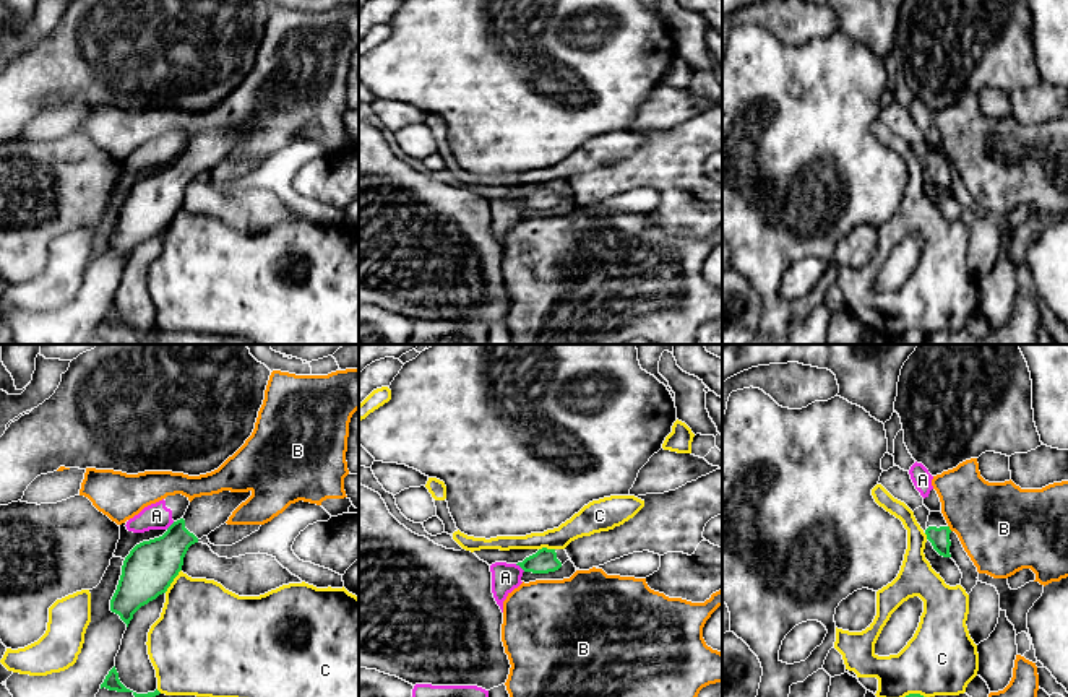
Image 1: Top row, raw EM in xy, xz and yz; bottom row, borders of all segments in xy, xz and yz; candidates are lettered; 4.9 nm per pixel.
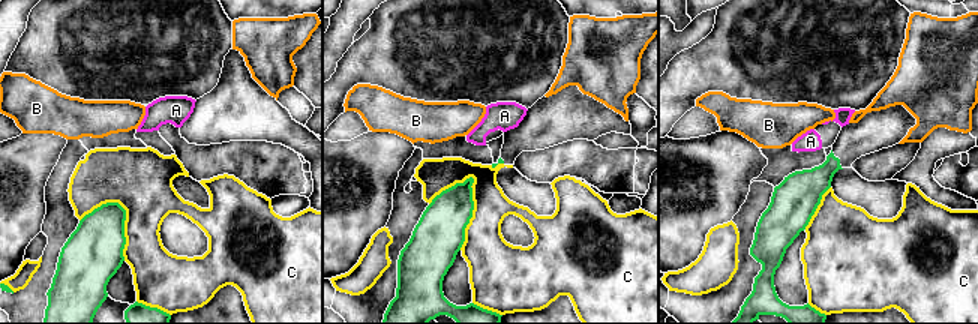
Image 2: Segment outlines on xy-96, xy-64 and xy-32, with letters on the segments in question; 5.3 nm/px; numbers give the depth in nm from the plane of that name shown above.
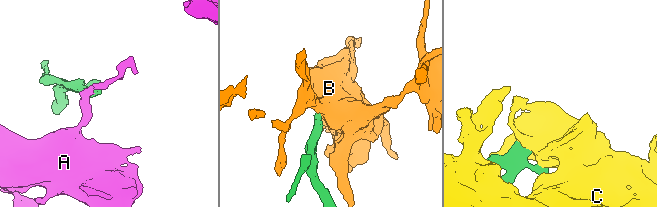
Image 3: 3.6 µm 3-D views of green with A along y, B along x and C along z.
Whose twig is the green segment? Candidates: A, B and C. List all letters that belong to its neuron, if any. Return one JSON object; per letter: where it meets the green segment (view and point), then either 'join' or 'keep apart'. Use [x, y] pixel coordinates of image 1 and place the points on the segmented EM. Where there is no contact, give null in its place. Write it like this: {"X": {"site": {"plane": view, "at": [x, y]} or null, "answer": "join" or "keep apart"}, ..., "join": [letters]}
{"A": {"site": {"plane": "xz", "at": [520, 566]}, "answer": "keep apart"}, "B": {"site": {"plane": "yz", "at": [948, 528]}, "answer": "keep apart"}, "C": {"site": {"plane": "xy", "at": [172, 580]}, "answer": "keep apart"}, "join": []}

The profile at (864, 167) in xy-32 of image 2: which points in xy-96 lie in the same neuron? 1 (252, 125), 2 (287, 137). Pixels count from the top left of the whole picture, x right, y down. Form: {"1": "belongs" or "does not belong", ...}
{"1": "does not belong", "2": "does not belong"}

